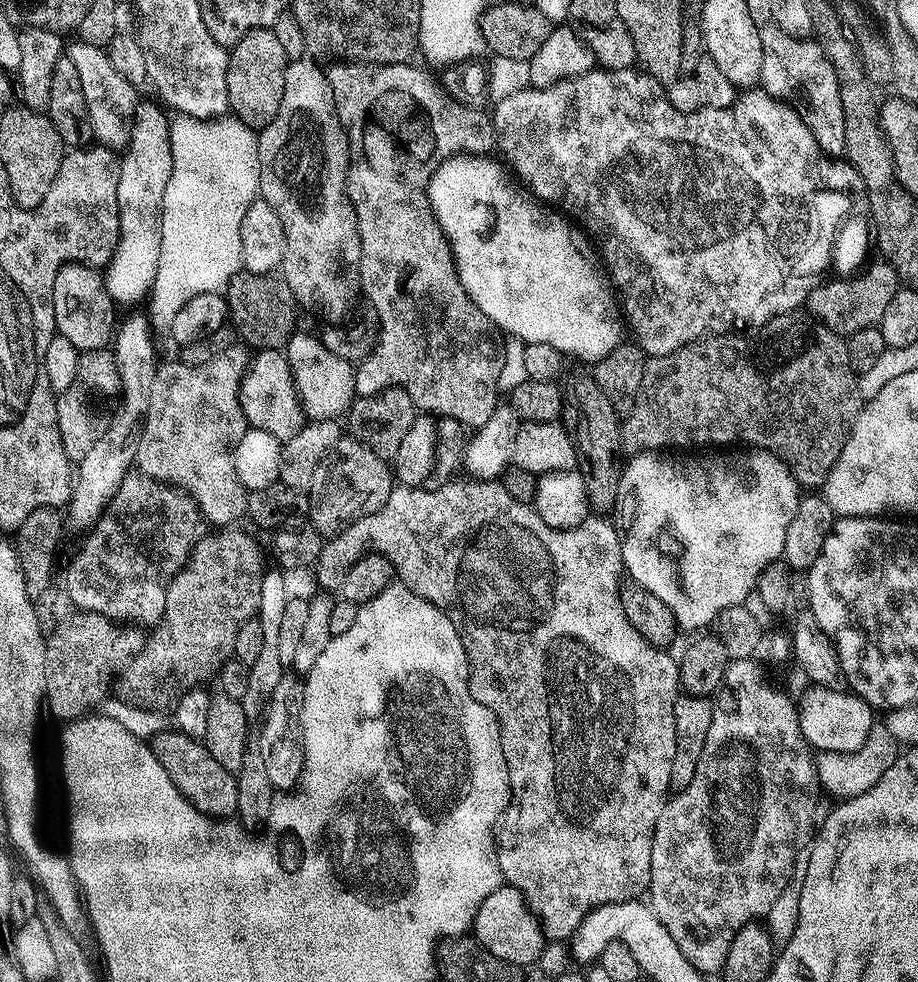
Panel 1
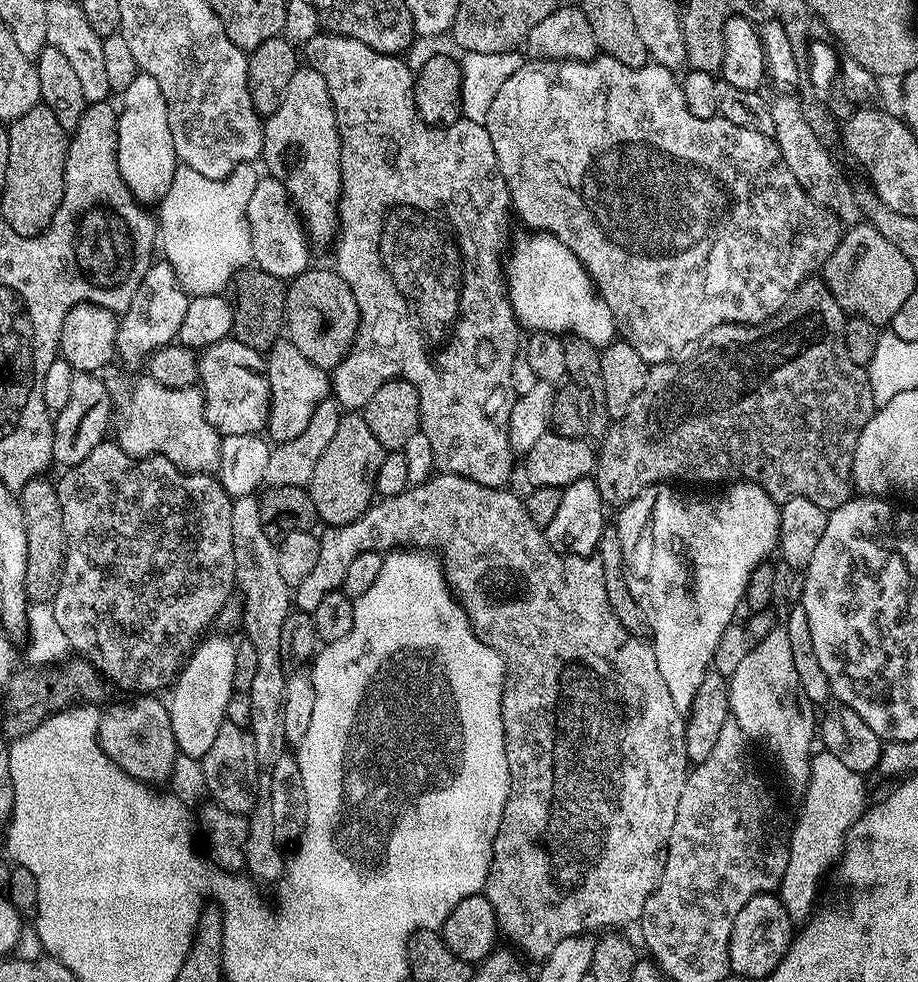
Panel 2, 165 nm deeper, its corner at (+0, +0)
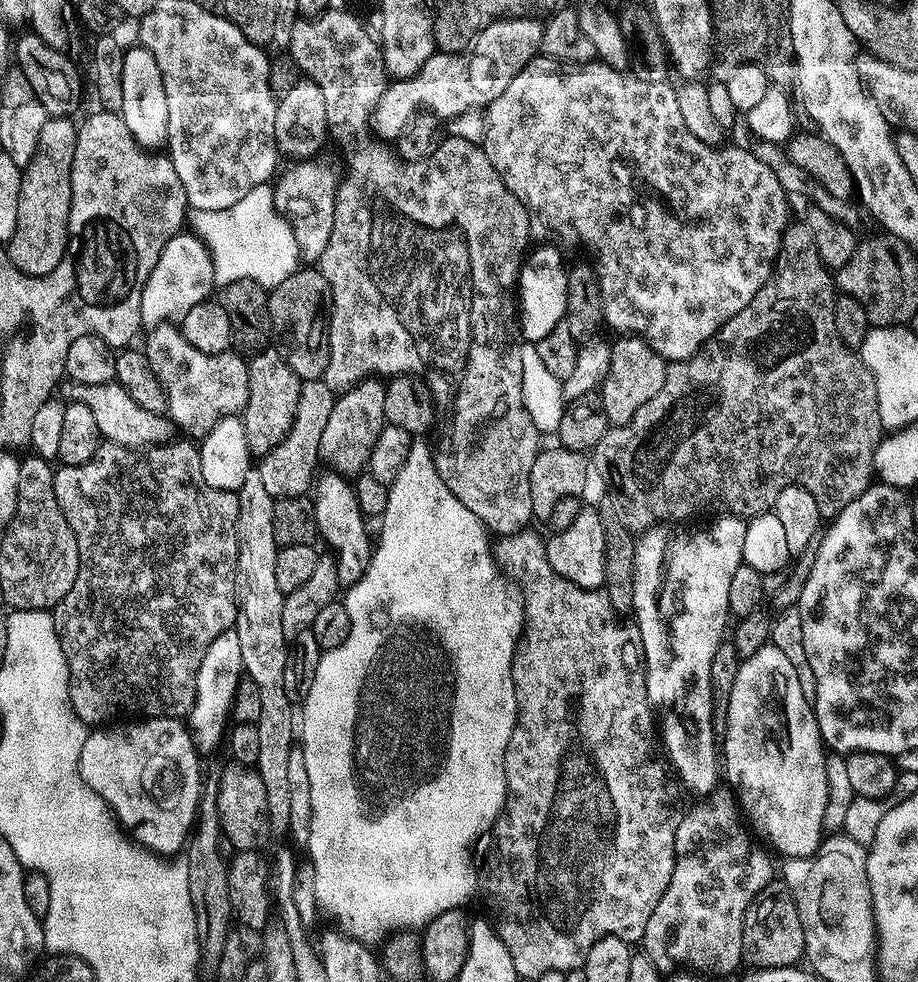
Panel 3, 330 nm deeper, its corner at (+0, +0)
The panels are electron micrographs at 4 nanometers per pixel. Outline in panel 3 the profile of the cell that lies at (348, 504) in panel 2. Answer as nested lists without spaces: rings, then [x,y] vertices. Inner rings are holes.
[[[369,378],[355,384],[337,395],[334,410],[330,410],[330,422],[326,422],[322,443],[318,445],[320,464],[329,464],[333,473],[345,478],[355,478],[369,467],[369,460],[386,421],[384,384],[379,379]]]

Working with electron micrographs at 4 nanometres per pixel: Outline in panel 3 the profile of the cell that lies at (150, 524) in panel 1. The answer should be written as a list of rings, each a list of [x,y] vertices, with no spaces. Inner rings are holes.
[[[180,438],[175,442],[145,447],[143,450],[127,448],[125,444],[102,442],[90,458],[90,462],[81,464],[60,464],[52,473],[54,478],[54,494],[58,498],[58,506],[62,506],[62,514],[66,514],[66,522],[70,522],[70,530],[74,530],[74,538],[78,542],[78,578],[74,578],[74,586],[66,598],[56,605],[52,612],[52,621],[56,627],[58,638],[62,642],[62,650],[68,659],[68,697],[76,716],[89,726],[100,726],[105,722],[117,719],[119,712],[136,712],[141,717],[170,716],[187,717],[188,711],[196,697],[196,675],[198,666],[202,666],[202,658],[206,658],[206,650],[210,650],[210,642],[218,638],[227,628],[236,623],[238,607],[238,510],[240,498],[235,492],[218,490],[206,484],[202,478],[200,450],[195,443]]]

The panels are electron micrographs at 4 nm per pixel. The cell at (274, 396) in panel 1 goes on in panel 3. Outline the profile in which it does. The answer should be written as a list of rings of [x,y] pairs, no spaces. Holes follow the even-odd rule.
[[[172,322],[155,325],[149,332],[142,351],[168,395],[167,415],[185,437],[202,438],[222,418],[243,413],[248,401],[248,360],[239,351],[202,354]]]

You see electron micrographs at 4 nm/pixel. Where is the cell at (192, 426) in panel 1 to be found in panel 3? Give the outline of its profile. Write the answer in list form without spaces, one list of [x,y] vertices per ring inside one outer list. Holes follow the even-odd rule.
[[[117,382],[106,384],[72,384],[71,399],[90,406],[98,421],[98,430],[105,441],[125,444],[127,448],[143,449],[145,446],[167,444],[173,439],[174,424],[167,415],[152,412],[140,404],[131,393]]]

